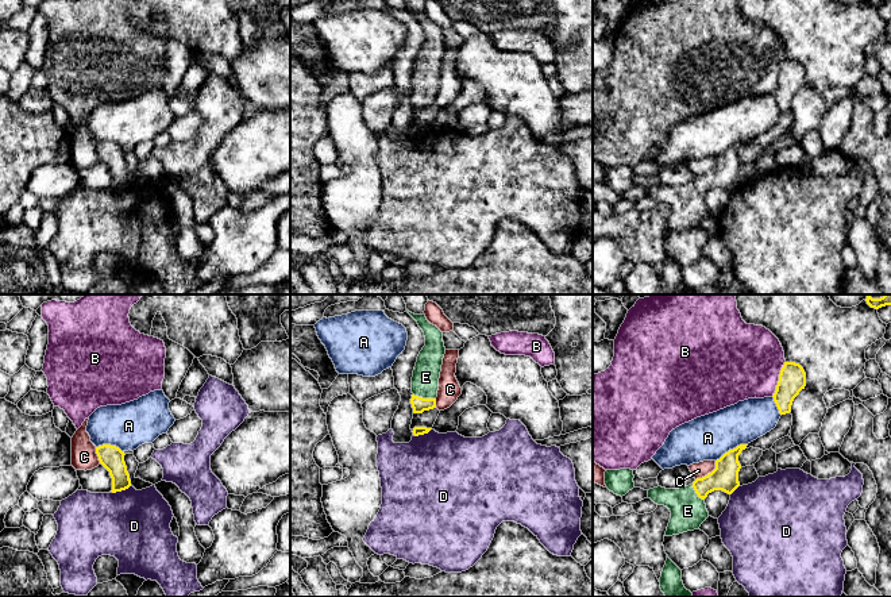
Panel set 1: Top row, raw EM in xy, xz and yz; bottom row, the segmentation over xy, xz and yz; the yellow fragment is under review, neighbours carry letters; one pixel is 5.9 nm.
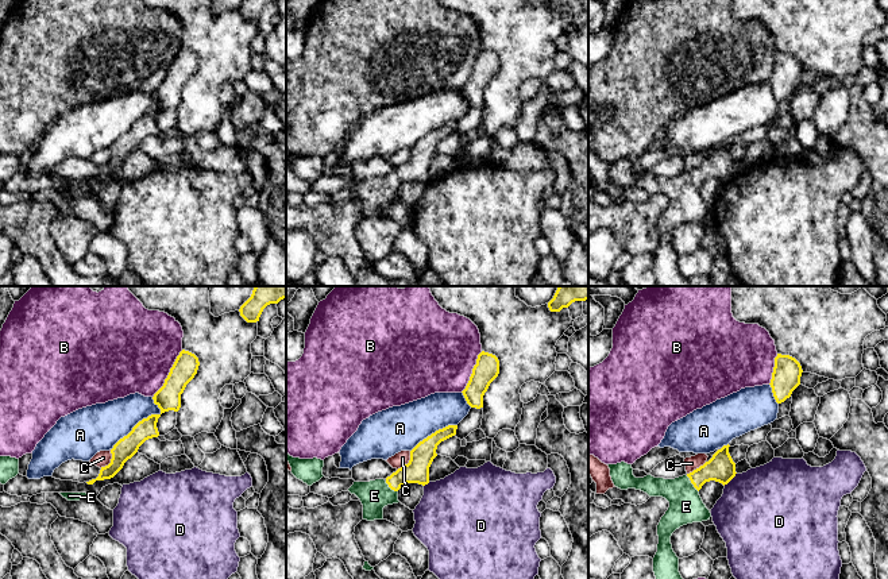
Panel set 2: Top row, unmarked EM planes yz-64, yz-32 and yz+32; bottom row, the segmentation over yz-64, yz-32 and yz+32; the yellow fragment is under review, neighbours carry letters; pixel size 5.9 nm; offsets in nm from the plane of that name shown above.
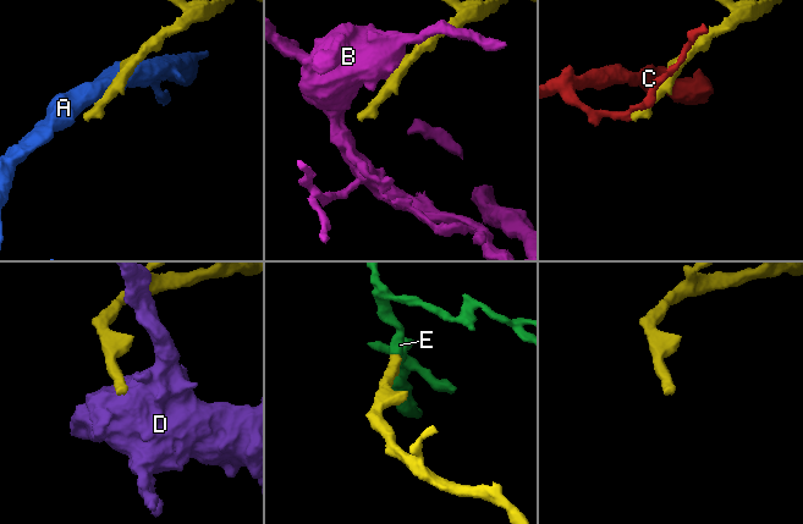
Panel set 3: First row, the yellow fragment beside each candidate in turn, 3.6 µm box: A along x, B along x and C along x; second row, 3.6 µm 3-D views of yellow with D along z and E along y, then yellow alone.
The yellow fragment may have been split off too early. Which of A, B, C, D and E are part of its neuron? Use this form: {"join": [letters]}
{"join": ["E"]}

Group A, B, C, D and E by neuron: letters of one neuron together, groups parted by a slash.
A / B / C / D / E

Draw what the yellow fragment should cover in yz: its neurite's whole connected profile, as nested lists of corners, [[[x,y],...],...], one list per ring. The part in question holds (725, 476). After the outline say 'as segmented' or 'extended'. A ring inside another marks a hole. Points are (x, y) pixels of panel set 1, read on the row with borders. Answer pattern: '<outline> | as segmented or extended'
[[[740,444],[725,452],[716,461],[716,469],[691,485],[679,489],[662,486],[648,490],[648,498],[657,505],[664,505],[671,512],[671,519],[664,536],[679,535],[687,531],[699,529],[709,517],[705,498],[714,490],[732,494],[738,486],[738,471],[741,465],[738,455],[748,444]]] | extended

